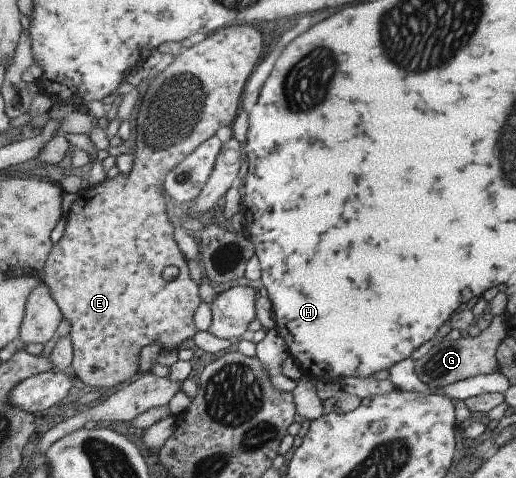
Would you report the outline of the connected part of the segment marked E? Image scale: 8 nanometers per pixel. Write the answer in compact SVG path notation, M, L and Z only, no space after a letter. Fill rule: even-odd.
M224 29L218 30L218 33L213 33L204 38L200 43L193 45L184 51L180 57L175 57L176 61L168 67L166 73L161 72L153 80L147 89L145 96L141 101L141 107L139 109L139 119L137 127L136 137L136 152L134 167L132 171L126 175L120 175L116 179L107 179L99 185L93 187L83 188L78 193L77 200L74 202L71 213L67 216L67 225L62 239L53 247L53 251L50 252L49 260L45 265L45 278L44 281L49 285L53 296L56 298L58 305L61 307L62 313L66 319L71 322L71 340L74 346L74 357L72 369L74 369L77 377L86 385L95 388L108 388L116 387L124 381L132 381L134 375L138 374L138 367L140 367L140 351L147 345L154 345L157 343L161 346L161 351L164 350L176 350L180 349L185 342L196 337L199 329L195 322L195 313L198 311L202 299L200 299L200 287L192 281L190 277L190 269L188 269L188 260L184 255L184 252L180 249L177 239L174 239L174 233L176 233L176 227L174 223L170 221L168 217L168 205L166 204L166 191L165 179L167 175L180 164L182 160L185 160L191 153L194 153L205 141L208 141L211 137L217 135L218 131L222 127L232 126L238 111L240 111L240 103L242 98L240 97L240 89L244 93L244 87L246 87L246 81L248 77L252 75L254 67L258 65L260 61L260 55L262 55L262 49L264 49L264 35L262 33L226 33ZM168 265L174 265L179 270L179 274L171 281L166 281L162 275L164 275L164 269Z

